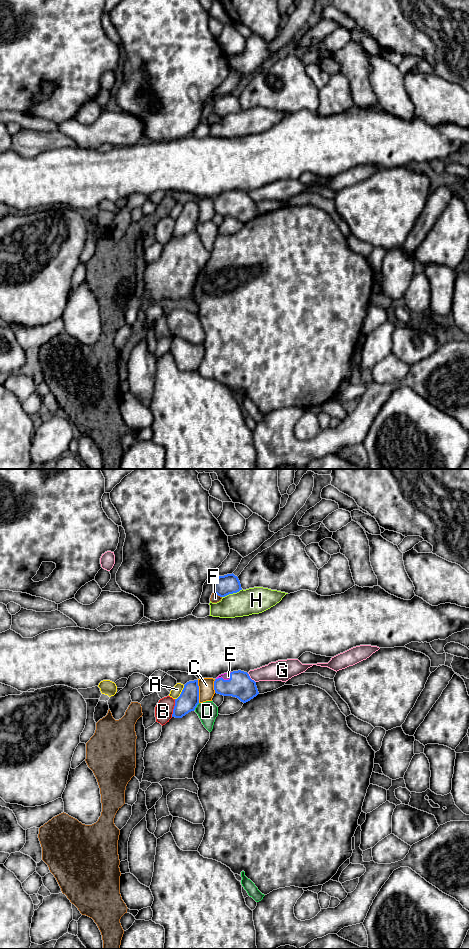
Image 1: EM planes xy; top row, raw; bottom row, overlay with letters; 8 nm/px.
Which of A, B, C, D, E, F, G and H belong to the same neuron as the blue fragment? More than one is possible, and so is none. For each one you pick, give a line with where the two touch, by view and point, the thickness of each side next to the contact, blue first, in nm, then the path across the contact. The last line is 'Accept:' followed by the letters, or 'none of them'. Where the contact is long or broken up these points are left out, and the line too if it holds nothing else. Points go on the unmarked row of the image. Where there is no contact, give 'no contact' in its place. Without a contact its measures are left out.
E: contact xy (225, 200); calibres 200 and 60 nm; way xy (240, 205), (229, 204), (225, 200), (225, 196)
Accept: E

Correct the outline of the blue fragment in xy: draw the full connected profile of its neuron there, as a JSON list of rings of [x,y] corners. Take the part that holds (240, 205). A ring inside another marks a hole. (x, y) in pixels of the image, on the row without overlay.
[[[241,190],[219,195],[214,201],[214,210],[223,216],[236,217],[243,223],[259,214],[256,202],[247,192]]]

